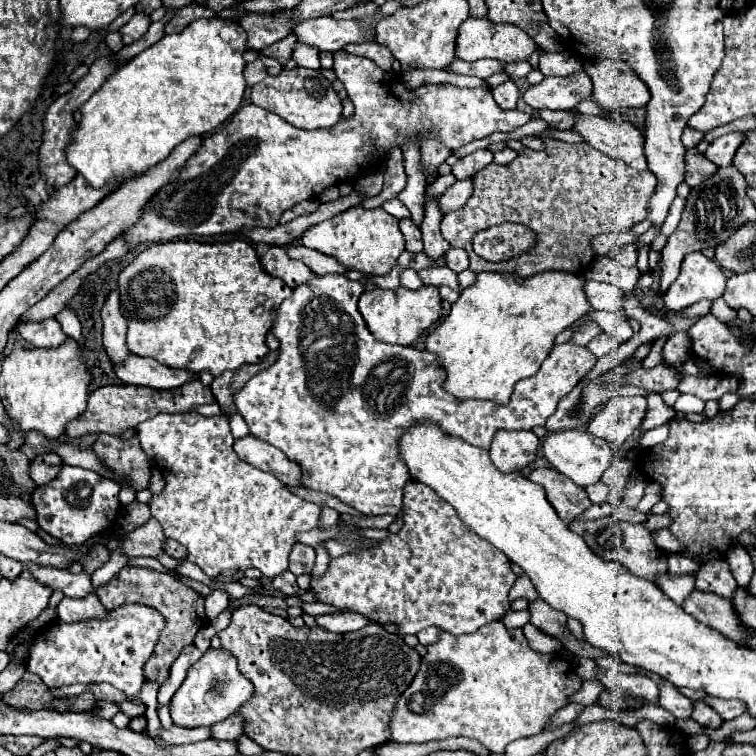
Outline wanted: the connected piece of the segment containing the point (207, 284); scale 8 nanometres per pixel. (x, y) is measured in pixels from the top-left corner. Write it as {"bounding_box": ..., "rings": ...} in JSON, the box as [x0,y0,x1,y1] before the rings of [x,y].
{"bounding_box":[119,238,291,376],"rings":[[[241,238],[217,244],[195,240],[161,242],[145,248],[119,274],[121,312],[127,320],[127,346],[137,356],[149,356],[157,362],[183,368],[187,372],[211,372],[221,376],[225,370],[235,370],[249,362],[259,362],[269,352],[265,336],[273,324],[275,310],[291,296],[291,288],[283,280],[269,276],[259,264],[257,252]]]}

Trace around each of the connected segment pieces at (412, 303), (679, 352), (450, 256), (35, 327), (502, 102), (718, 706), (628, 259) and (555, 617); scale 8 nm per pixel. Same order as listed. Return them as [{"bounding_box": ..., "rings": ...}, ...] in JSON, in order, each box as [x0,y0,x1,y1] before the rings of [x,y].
[{"bounding_box":[359,286,441,346],"rings":[[[401,286],[397,290],[373,290],[373,292],[361,294],[359,312],[365,318],[369,332],[377,340],[409,346],[417,340],[417,336],[421,332],[425,332],[433,322],[439,320],[441,298],[439,298],[439,290],[435,286],[425,286],[419,290],[407,290]]]},{"bounding_box":[661,332,691,364],"rings":[[[677,332],[669,336],[661,354],[663,354],[663,362],[667,364],[681,364],[687,358],[691,358],[691,340],[687,332]]]},{"bounding_box":[447,248,469,272],"rings":[[[449,248],[447,252],[447,266],[453,270],[453,272],[463,272],[469,268],[469,258],[467,258],[467,252],[461,248]]]},{"bounding_box":[17,318,69,350],"rings":[[[55,318],[43,322],[23,322],[17,326],[17,332],[35,348],[47,348],[47,350],[61,346],[69,338],[61,330],[61,324]]]},{"bounding_box":[493,80,519,110],"rings":[[[509,80],[497,88],[493,88],[493,96],[495,96],[495,102],[503,108],[503,110],[513,110],[517,108],[517,100],[519,100],[519,90],[517,86]]]},{"bounding_box":[705,696,743,720],"rings":[[[707,696],[705,702],[709,706],[713,706],[723,720],[733,720],[735,716],[741,716],[743,714],[743,702],[741,700],[721,700],[721,698]]]},{"bounding_box":[609,244,637,266],"rings":[[[623,244],[623,246],[617,246],[609,252],[609,258],[617,260],[619,264],[623,266],[635,266],[637,262],[637,248],[633,244]]]},{"bounding_box":[529,600,607,658],"rings":[[[535,600],[529,604],[529,612],[531,612],[531,624],[545,632],[547,636],[553,636],[557,640],[561,640],[561,644],[573,652],[575,656],[585,656],[585,658],[601,658],[607,656],[607,652],[591,646],[589,642],[579,642],[573,638],[573,634],[567,628],[567,614],[551,608],[549,604],[545,604],[543,600]]]}]

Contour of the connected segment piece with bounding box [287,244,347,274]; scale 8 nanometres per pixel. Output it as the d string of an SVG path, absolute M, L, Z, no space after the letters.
M291 244L291 248L287 248L287 256L295 258L295 260L301 260L315 274L329 274L329 272L331 274L335 274L335 272L337 274L345 274L347 272L339 262L331 260L331 256L325 256L321 252L315 252L311 248L305 248L301 244Z

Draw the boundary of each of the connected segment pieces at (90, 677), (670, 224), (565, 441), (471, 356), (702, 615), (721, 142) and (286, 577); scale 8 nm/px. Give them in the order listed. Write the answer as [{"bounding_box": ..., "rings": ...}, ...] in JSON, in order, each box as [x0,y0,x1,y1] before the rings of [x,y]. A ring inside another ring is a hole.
[{"bounding_box":[25,604,167,704],"rings":[[[123,604],[121,608],[109,610],[107,616],[103,618],[91,618],[75,624],[55,620],[51,626],[41,628],[33,636],[33,644],[25,668],[37,674],[45,684],[53,688],[63,684],[95,682],[95,670],[99,666],[99,682],[103,674],[103,682],[111,684],[111,660],[119,660],[113,664],[113,684],[121,692],[125,692],[127,700],[141,704],[139,692],[145,680],[143,664],[153,654],[165,624],[167,622],[163,620],[163,614],[155,612],[155,608],[147,608],[145,604]],[[101,660],[105,662],[103,672],[101,672]]]},{"bounding_box":[659,198,685,236],"rings":[[[683,198],[673,200],[671,210],[669,210],[669,216],[667,216],[665,224],[659,228],[659,234],[669,236],[669,234],[671,234],[671,232],[677,228],[677,224],[679,224],[679,220],[681,220],[681,212],[683,212],[683,208],[685,208],[685,200],[683,200]]]},{"bounding_box":[541,430,613,488],"rings":[[[587,430],[553,432],[553,434],[545,436],[541,446],[543,446],[543,456],[549,460],[549,464],[583,488],[597,484],[613,458],[611,446],[603,438],[591,436],[591,432],[587,432]]]},{"bounding_box":[425,272,591,406],"rings":[[[543,272],[527,280],[511,275],[514,274],[479,274],[477,282],[463,290],[459,300],[453,304],[449,316],[443,318],[425,340],[425,350],[433,352],[439,358],[439,364],[447,374],[443,388],[459,400],[479,398],[505,406],[511,398],[513,386],[519,380],[539,372],[541,364],[549,356],[549,350],[553,348],[555,336],[591,310],[591,304],[583,292],[585,278],[581,274]]]},{"bounding_box":[683,590,755,646],"rings":[[[695,590],[683,604],[683,610],[689,612],[695,620],[701,624],[707,624],[709,628],[715,628],[729,640],[735,640],[737,644],[749,646],[751,638],[755,636],[755,630],[749,630],[741,620],[735,616],[731,600],[725,600],[721,596],[705,594]]]},{"bounding_box":[705,132,745,166],"rings":[[[729,132],[729,134],[717,138],[715,142],[711,142],[705,156],[717,166],[729,166],[739,144],[743,144],[743,138],[745,138],[745,132]]]},{"bounding_box":[273,570,301,596],"rings":[[[287,570],[287,572],[283,572],[281,576],[277,576],[277,578],[273,578],[273,588],[277,590],[277,592],[281,592],[281,594],[285,594],[285,596],[297,596],[301,590],[299,590],[299,586],[297,586],[297,582],[295,582],[295,576]]]}]

